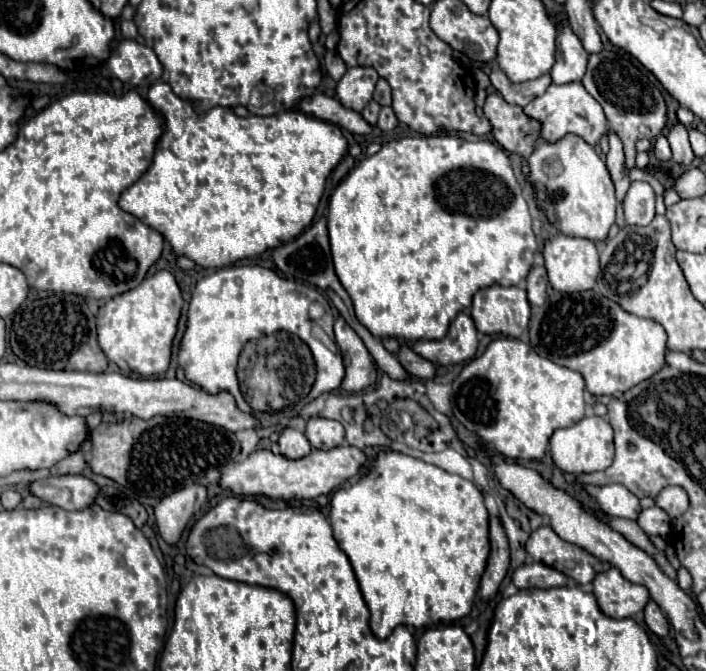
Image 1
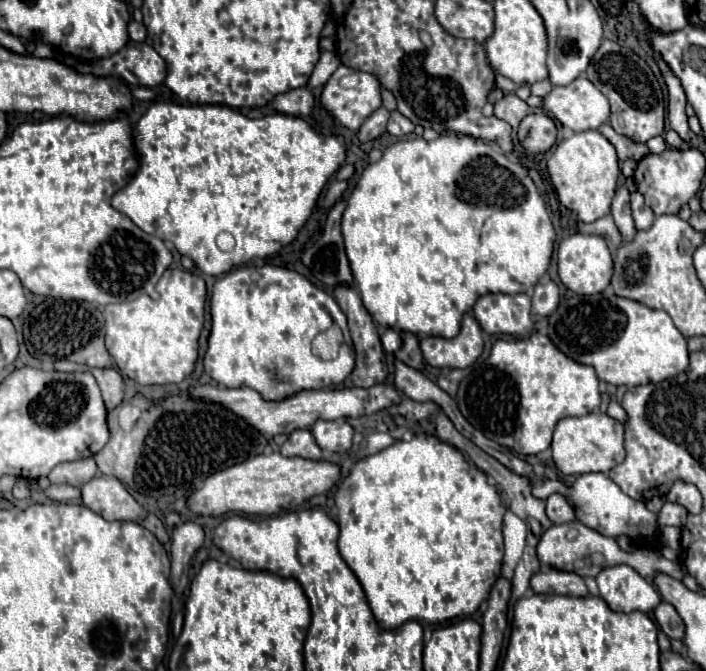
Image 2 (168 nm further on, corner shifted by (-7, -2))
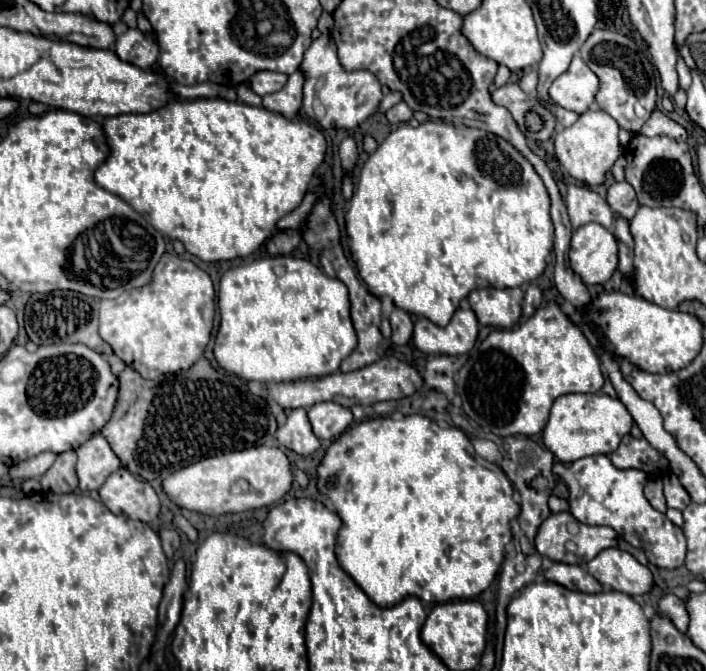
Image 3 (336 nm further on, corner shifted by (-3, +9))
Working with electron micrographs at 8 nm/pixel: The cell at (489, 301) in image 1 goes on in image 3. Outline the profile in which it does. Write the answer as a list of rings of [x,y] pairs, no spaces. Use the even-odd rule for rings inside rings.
[[[520,288],[472,290],[468,302],[482,326],[512,328],[522,314],[524,292]]]

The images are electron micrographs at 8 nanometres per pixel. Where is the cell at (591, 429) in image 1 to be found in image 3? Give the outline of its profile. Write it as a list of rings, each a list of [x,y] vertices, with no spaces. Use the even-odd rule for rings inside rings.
[[[604,392],[564,394],[554,400],[550,420],[542,432],[542,442],[560,462],[576,462],[594,454],[612,454],[622,438],[630,434],[632,426],[634,420],[618,398],[610,398]]]

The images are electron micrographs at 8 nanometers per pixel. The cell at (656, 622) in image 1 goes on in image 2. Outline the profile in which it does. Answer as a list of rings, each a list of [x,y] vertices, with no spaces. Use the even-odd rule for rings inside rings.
[[[660,603],[656,609],[654,609],[654,617],[656,617],[656,623],[660,625],[660,629],[670,637],[670,639],[682,639],[684,637],[684,625],[682,625],[682,619],[678,617],[676,609],[668,603]]]

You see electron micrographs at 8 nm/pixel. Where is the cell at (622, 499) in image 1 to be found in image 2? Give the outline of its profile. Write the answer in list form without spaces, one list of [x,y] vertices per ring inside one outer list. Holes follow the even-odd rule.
[[[586,473],[580,475],[572,487],[566,487],[560,481],[546,481],[546,483],[538,483],[532,489],[532,495],[536,495],[538,499],[548,499],[552,493],[562,493],[566,495],[566,499],[570,501],[570,505],[576,509],[578,519],[594,529],[600,531],[602,535],[608,537],[616,537],[620,533],[626,533],[632,541],[638,541],[638,537],[652,537],[658,533],[658,523],[656,523],[656,513],[648,511],[646,505],[642,501],[636,501],[632,497],[628,497],[616,483],[612,483],[604,473]]]

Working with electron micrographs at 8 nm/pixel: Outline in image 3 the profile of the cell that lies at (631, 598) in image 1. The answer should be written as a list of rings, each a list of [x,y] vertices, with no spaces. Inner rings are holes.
[[[606,548],[586,564],[586,570],[602,584],[628,596],[646,594],[652,588],[652,574],[632,554],[620,548]]]

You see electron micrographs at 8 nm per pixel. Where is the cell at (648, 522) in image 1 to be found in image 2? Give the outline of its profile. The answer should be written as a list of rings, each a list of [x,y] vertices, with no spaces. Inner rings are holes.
[[[666,501],[664,507],[662,507],[660,513],[658,513],[658,525],[660,525],[660,527],[666,527],[666,525],[682,527],[684,521],[686,521],[686,515],[688,515],[688,511],[686,511],[682,505]]]

